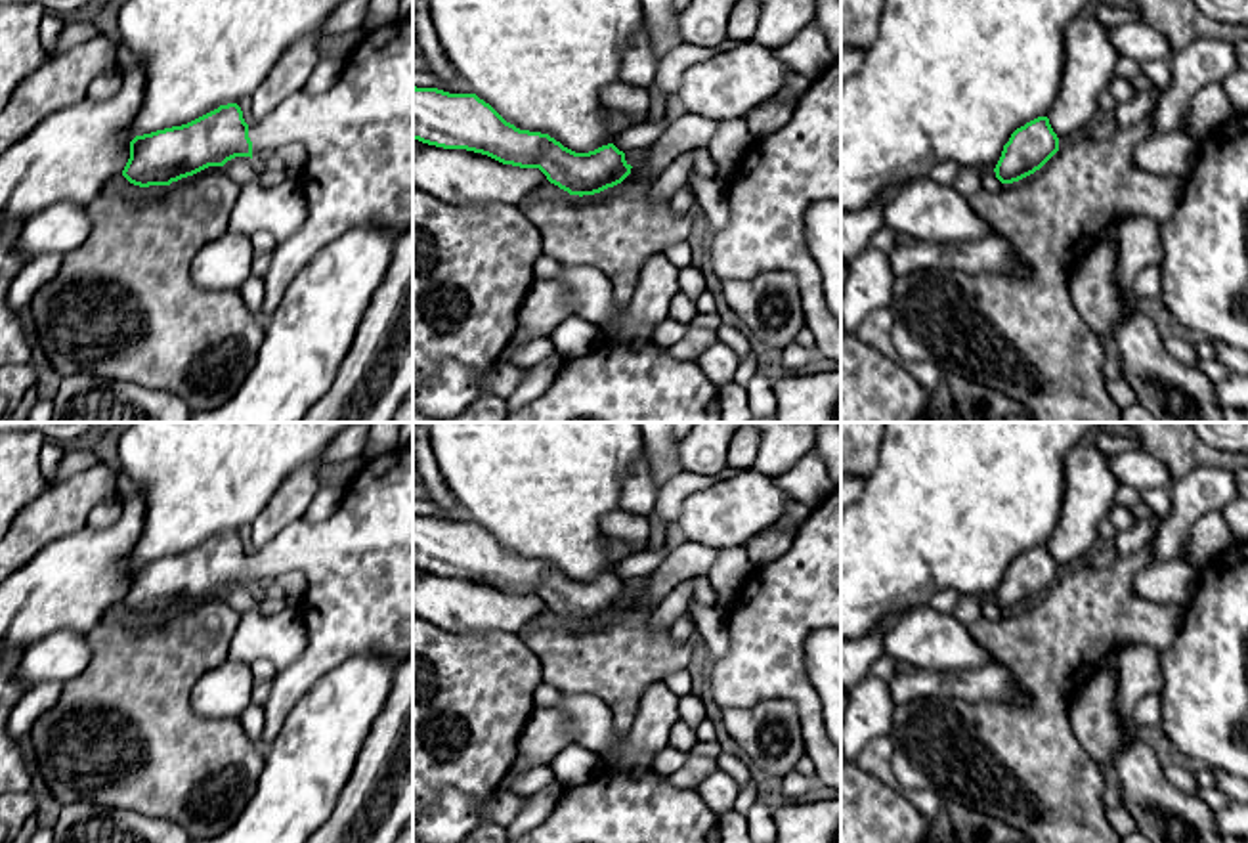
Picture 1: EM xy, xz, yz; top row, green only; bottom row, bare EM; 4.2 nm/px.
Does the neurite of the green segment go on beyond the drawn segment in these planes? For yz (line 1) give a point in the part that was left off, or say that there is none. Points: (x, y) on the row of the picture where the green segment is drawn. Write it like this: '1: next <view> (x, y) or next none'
1: next none

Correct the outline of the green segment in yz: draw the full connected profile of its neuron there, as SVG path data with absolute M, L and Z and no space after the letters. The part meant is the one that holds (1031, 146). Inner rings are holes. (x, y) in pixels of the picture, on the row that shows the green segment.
M1038 117L1017 128L1003 145L994 168L1001 184L1019 182L1040 170L1059 151L1059 138L1047 117Z

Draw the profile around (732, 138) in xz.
M745 117L719 120L715 136L705 145L711 159L719 164L715 176L719 184L728 185L738 172L738 159L743 157L753 143L755 136L747 126Z

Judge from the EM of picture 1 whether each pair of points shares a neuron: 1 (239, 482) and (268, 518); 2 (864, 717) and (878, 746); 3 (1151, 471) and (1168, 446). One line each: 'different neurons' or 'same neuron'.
1: different neurons
2: different neurons
3: different neurons

